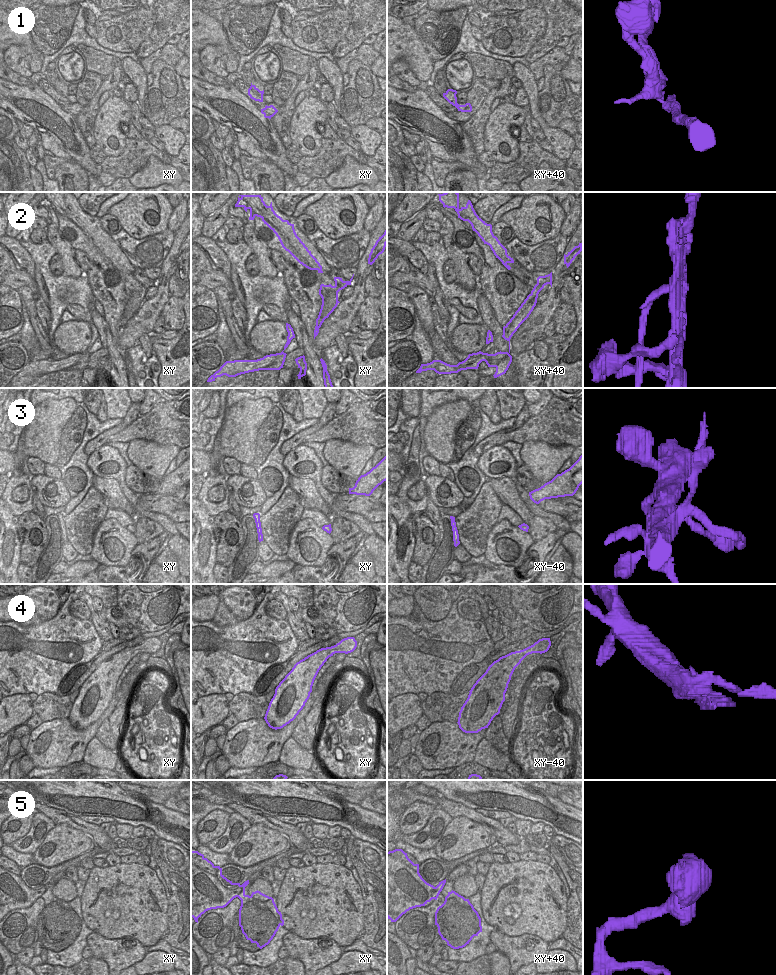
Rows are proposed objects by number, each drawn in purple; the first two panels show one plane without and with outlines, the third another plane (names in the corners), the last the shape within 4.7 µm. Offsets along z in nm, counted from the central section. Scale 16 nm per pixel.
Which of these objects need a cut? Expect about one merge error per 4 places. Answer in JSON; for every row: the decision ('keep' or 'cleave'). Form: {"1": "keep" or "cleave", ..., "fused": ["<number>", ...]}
{"1": "cleave", "2": "cleave", "3": "keep", "4": "keep", "5": "cleave", "fused": ["1", "2", "5"]}

